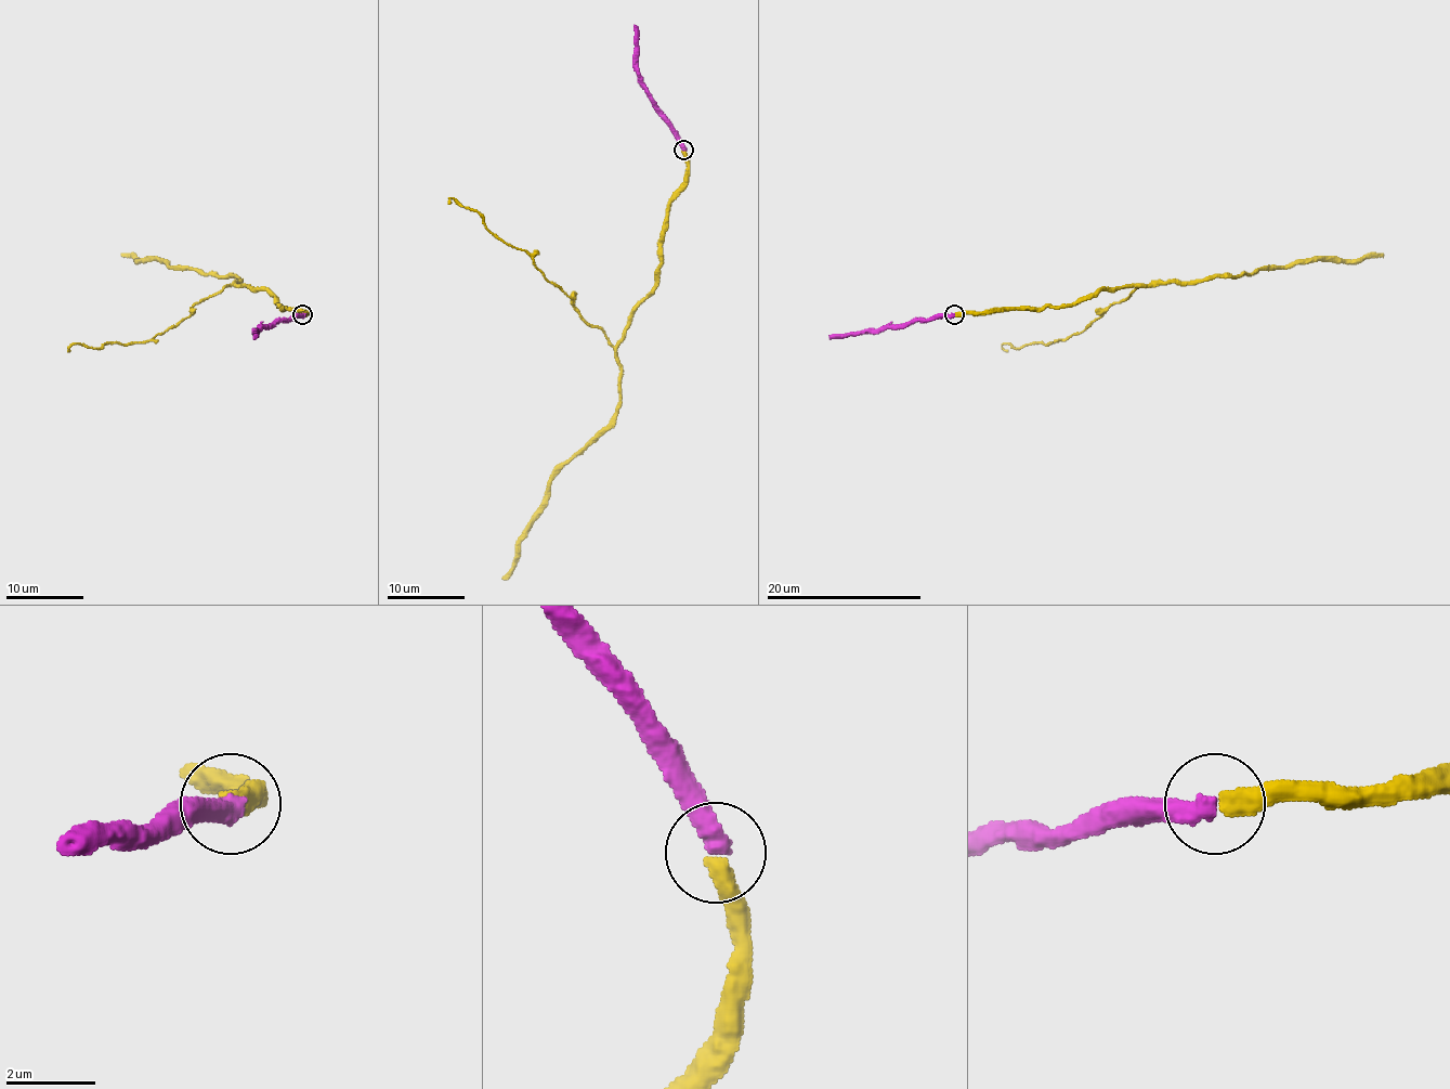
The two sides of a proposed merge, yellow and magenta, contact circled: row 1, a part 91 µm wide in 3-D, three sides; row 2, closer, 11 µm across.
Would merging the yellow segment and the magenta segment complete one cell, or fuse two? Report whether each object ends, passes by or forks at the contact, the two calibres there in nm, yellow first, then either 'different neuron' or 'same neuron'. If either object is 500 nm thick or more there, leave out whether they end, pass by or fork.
yellow ends there; magenta ends there; 460 nm thick on the yellow side, 480 nm on the other; same neuron

